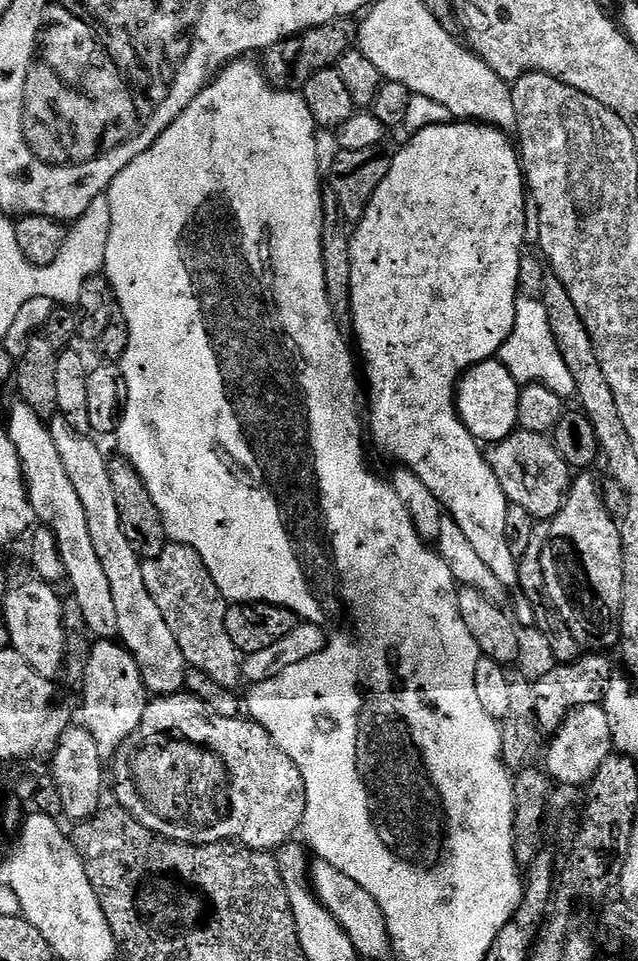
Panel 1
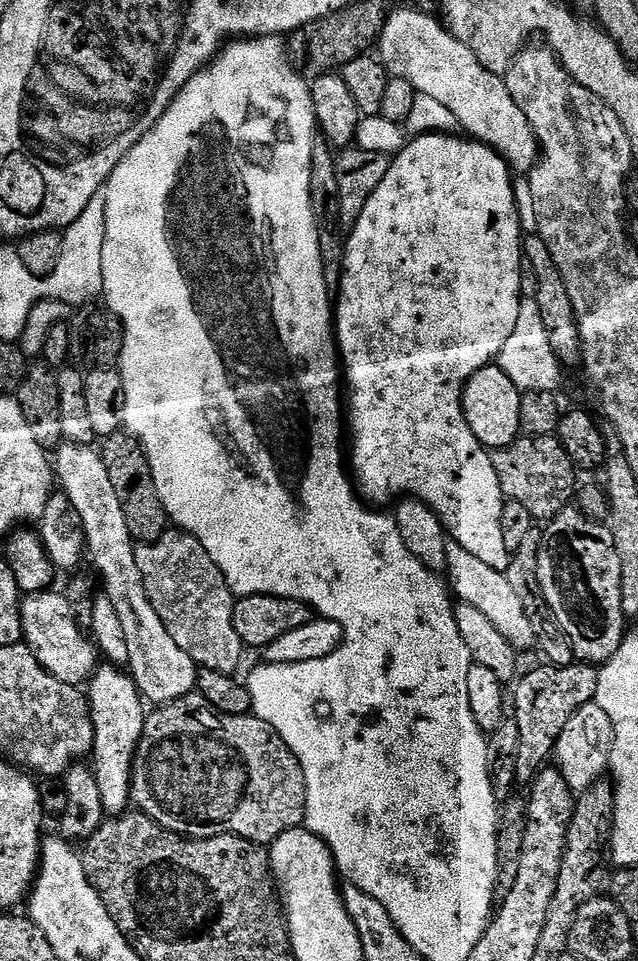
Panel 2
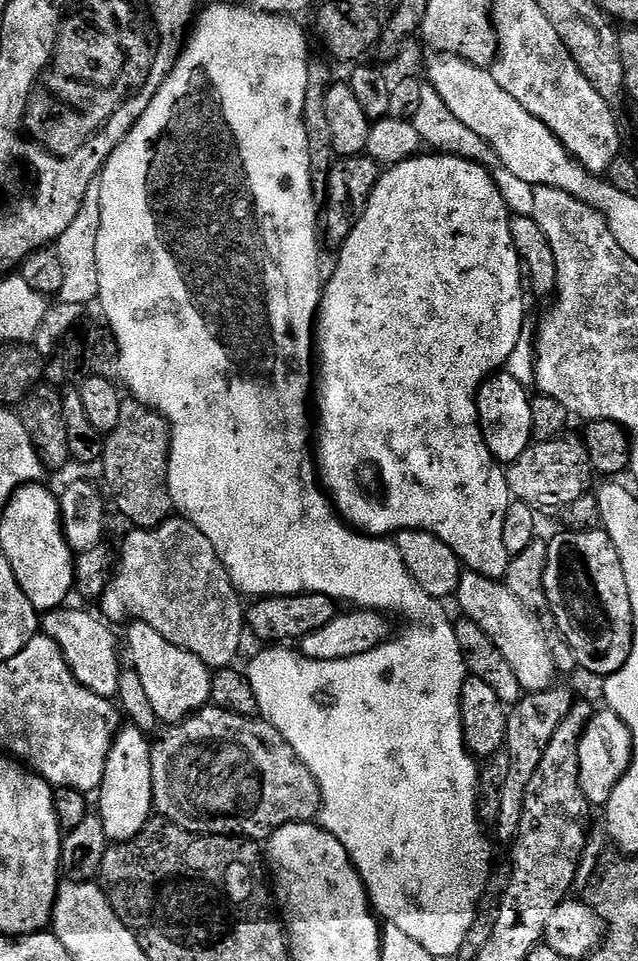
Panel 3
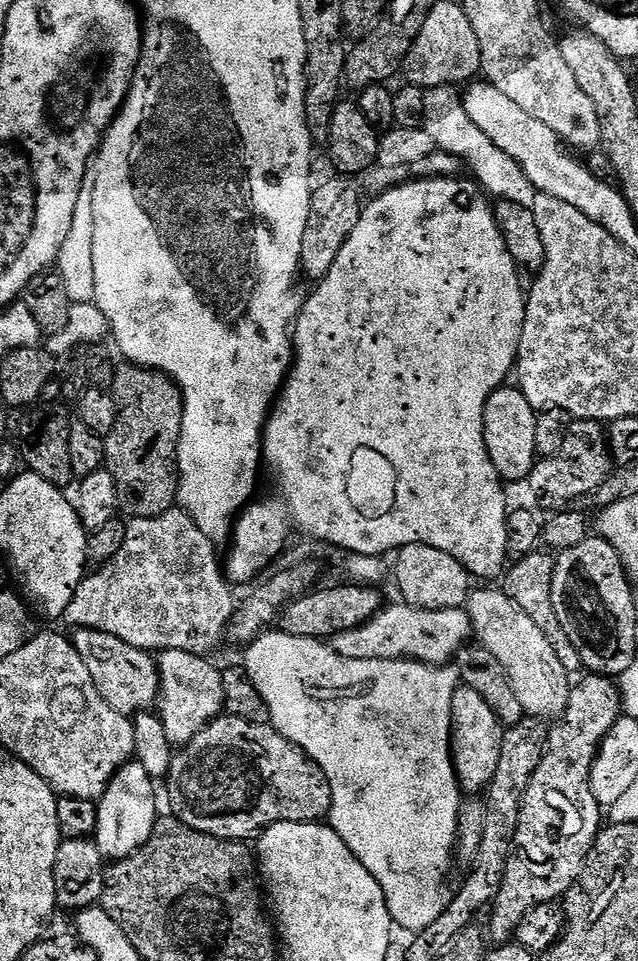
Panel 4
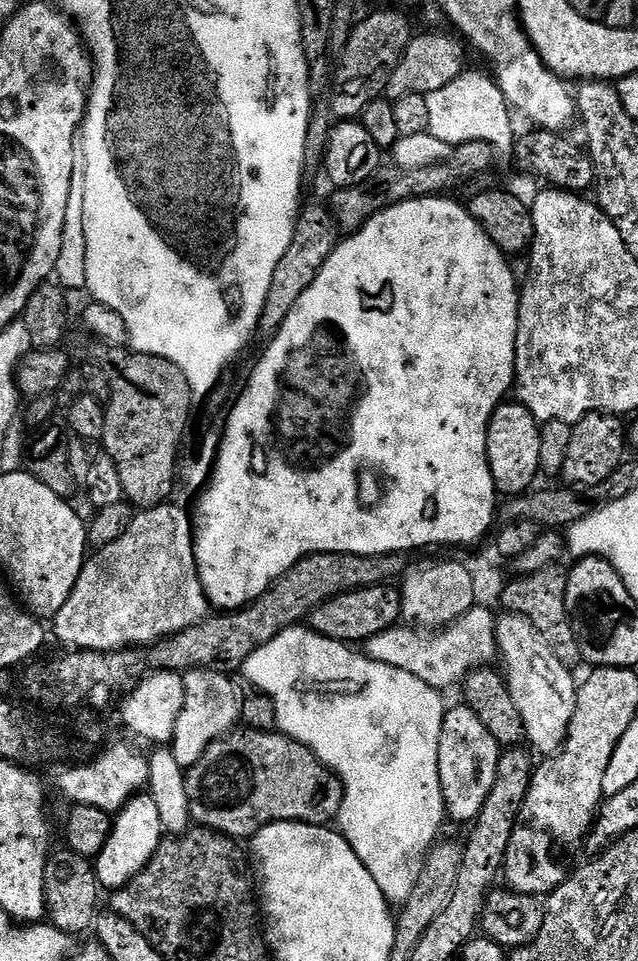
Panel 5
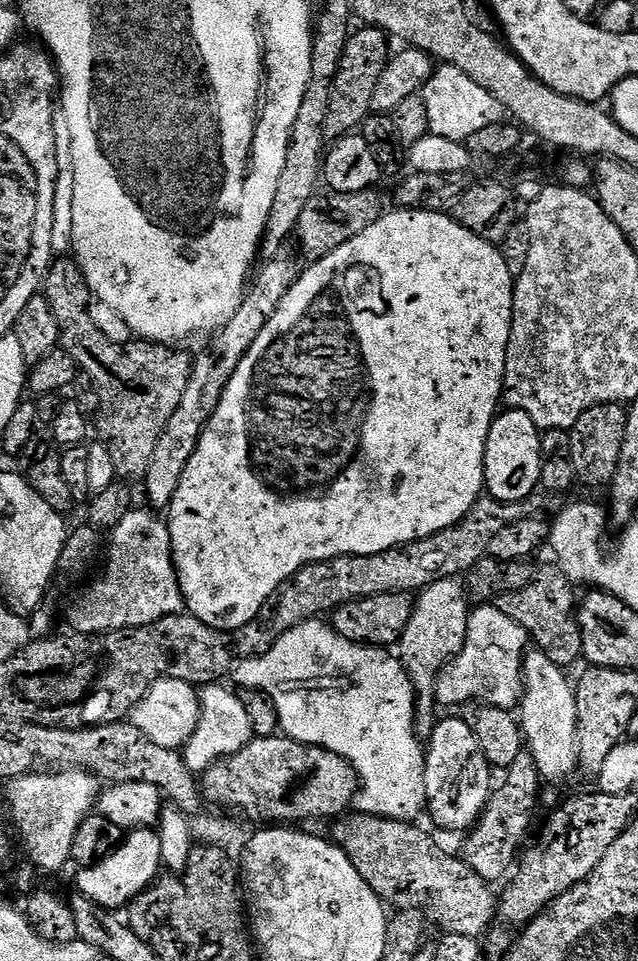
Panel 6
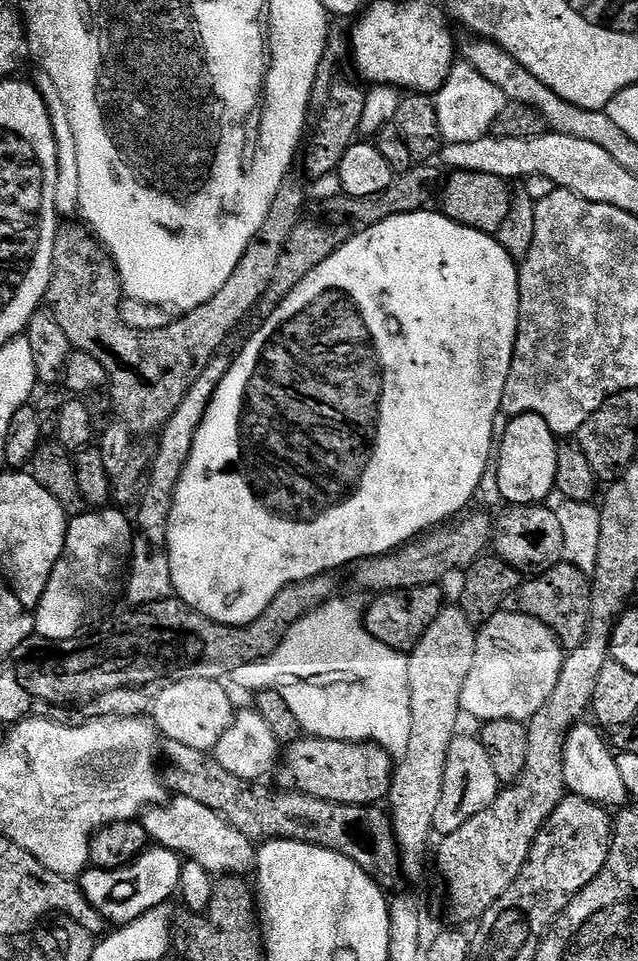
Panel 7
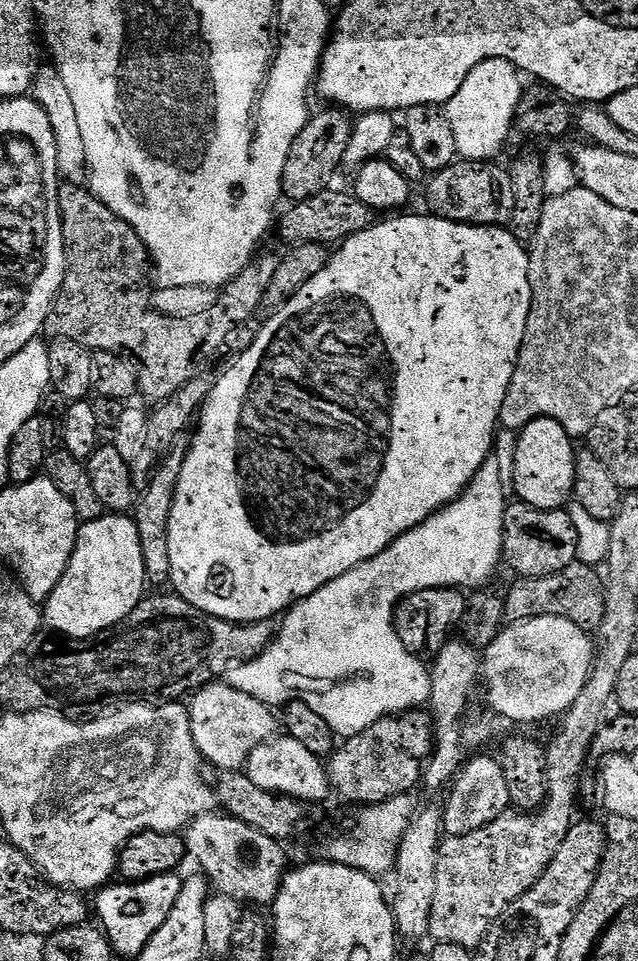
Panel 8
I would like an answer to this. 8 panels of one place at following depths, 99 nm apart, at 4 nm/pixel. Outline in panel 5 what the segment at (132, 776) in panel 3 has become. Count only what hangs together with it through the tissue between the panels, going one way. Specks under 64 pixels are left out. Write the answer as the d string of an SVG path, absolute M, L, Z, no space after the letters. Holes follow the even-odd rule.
M151 794L132 797L115 817L112 833L108 835L107 842L95 857L94 865L99 887L115 890L130 883L152 861L152 855L158 850L160 841L165 839L165 836L166 831L158 812L158 805Z

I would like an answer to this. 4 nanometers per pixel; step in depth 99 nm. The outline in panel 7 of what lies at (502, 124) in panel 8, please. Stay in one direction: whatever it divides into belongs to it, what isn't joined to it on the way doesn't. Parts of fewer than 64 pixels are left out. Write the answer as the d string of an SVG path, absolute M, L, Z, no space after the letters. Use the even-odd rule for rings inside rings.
M457 63L448 80L435 93L438 114L442 117L442 130L447 143L474 142L478 138L489 135L495 129L496 120L509 107L510 101L503 89L490 82L475 63Z

